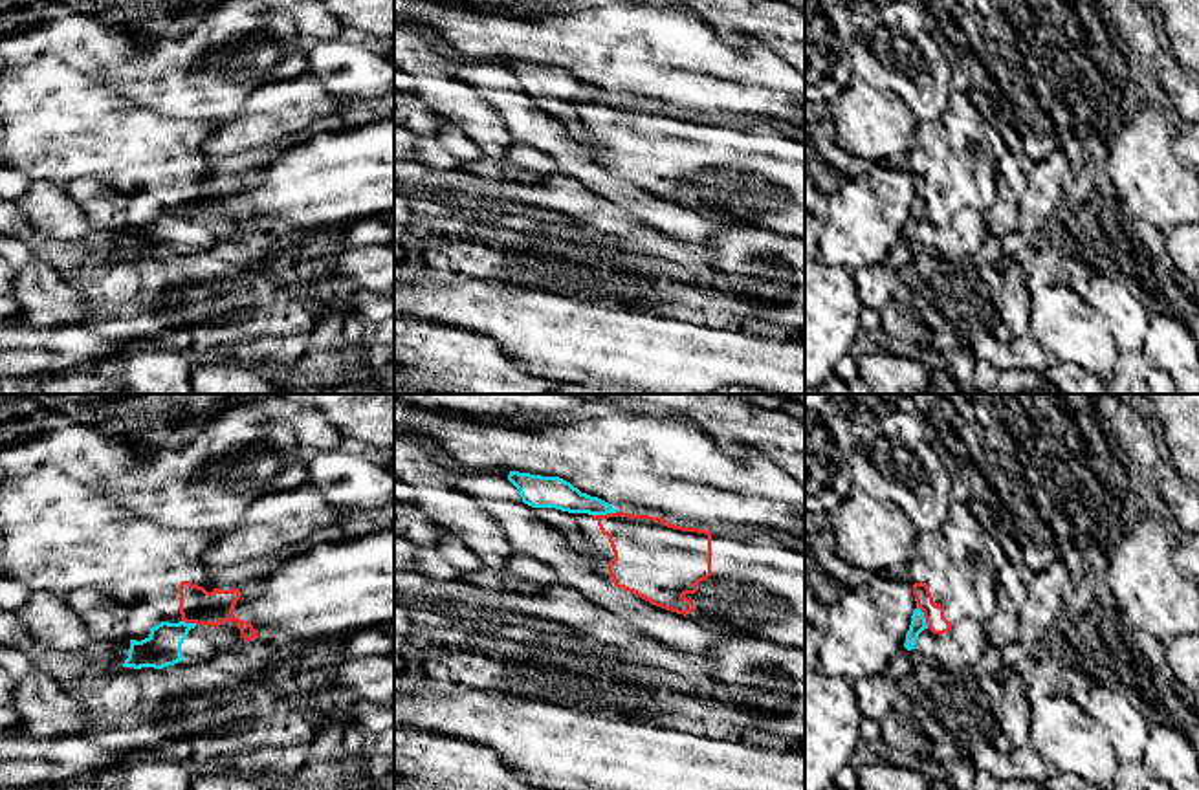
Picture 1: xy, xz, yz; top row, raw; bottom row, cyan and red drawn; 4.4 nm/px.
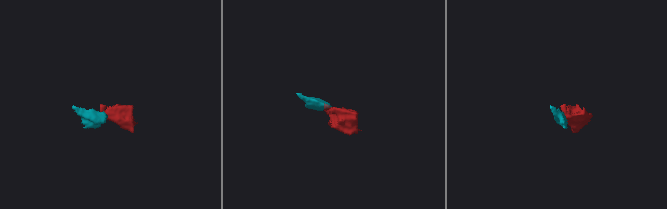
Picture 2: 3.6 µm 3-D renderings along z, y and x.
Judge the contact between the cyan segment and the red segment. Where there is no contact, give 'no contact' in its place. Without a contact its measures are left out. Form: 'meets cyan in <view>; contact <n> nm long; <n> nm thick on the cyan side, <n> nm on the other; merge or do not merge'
meets cyan in xz; contact 110 nm long; 140 nm thick on the cyan side, 300 nm on the other; do not merge

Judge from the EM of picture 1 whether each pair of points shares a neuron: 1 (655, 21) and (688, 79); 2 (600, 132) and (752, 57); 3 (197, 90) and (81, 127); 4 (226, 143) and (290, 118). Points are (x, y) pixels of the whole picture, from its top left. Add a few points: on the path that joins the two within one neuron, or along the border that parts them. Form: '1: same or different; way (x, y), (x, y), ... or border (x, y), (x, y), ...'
1: same; way (655, 39), (655, 50), (666, 61), (670, 74)
2: different; border (637, 103), (662, 107), (675, 114), (697, 116)
3: different; border (164, 114), (206, 121)
4: same; way (242, 134), (266, 118), (274, 118)

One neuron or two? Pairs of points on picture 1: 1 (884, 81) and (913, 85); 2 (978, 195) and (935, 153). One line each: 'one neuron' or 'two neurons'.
1: one neuron
2: one neuron

